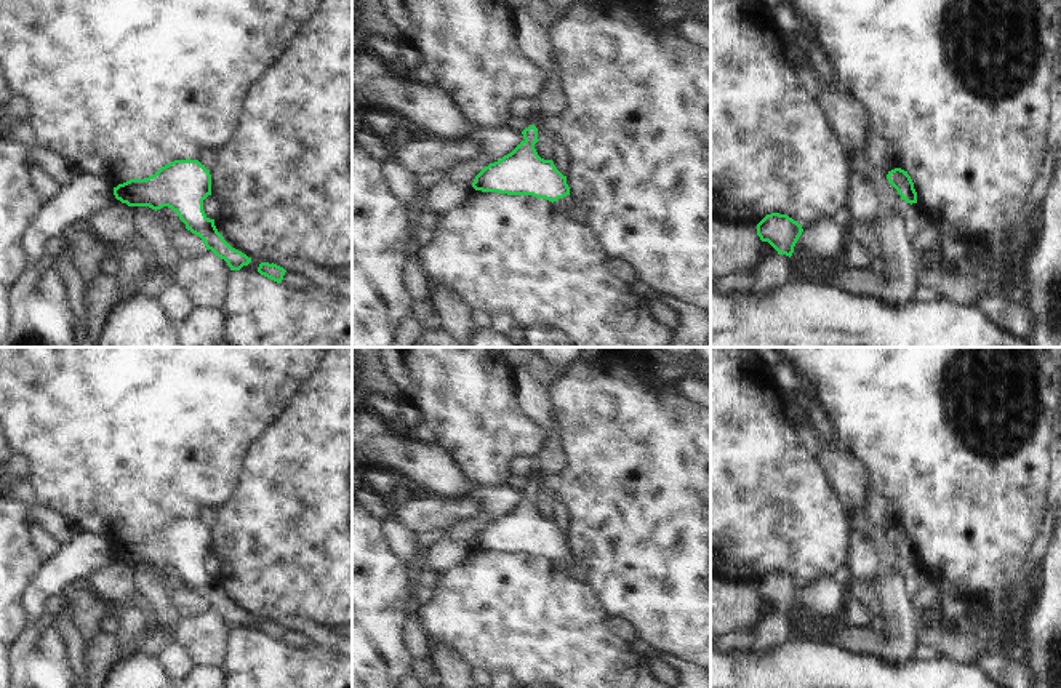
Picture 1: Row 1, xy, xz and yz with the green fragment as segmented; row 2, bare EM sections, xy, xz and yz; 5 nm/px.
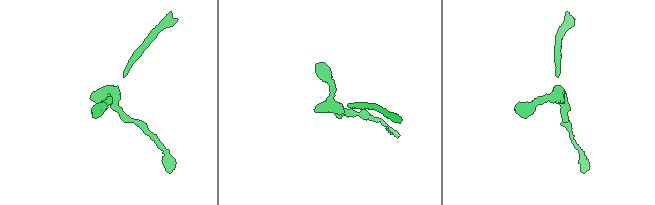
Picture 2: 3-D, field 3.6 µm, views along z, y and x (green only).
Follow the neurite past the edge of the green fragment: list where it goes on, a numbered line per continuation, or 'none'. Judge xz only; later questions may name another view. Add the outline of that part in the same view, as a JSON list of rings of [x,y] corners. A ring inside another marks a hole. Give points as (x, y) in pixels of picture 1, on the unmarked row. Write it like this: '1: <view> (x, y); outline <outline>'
none

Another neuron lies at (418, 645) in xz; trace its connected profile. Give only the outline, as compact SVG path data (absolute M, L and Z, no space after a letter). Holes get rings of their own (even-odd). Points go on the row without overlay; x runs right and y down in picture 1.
M406 621L403 626L403 645L410 656L427 658L432 648L432 642L426 635L419 621Z

